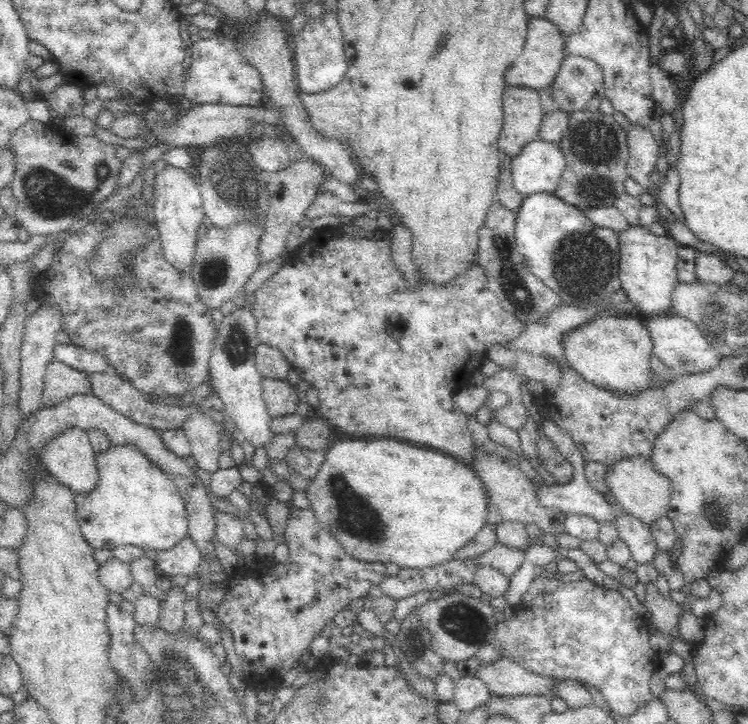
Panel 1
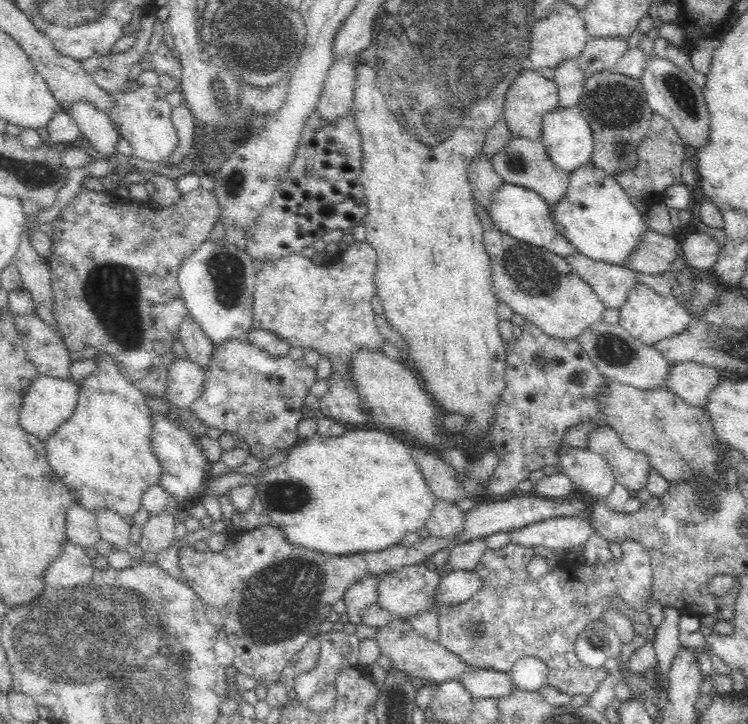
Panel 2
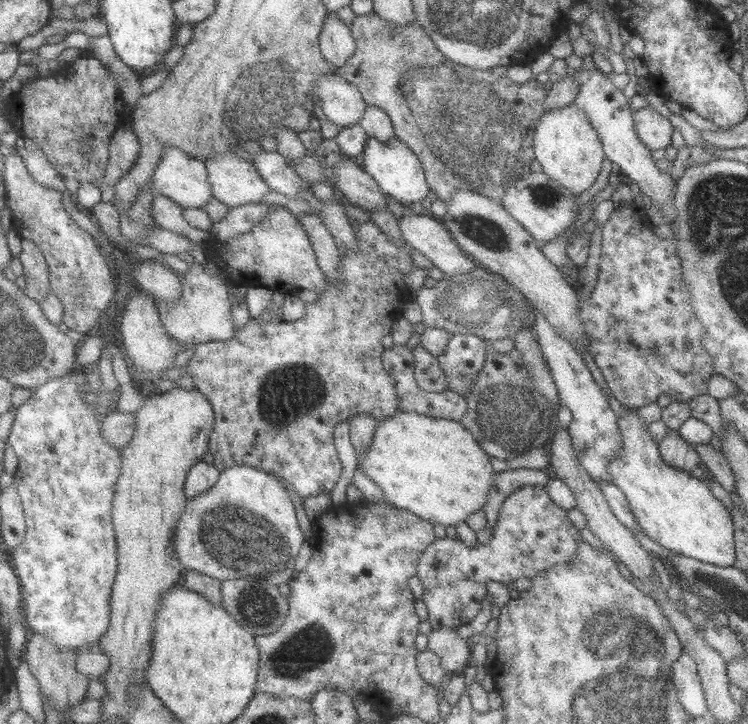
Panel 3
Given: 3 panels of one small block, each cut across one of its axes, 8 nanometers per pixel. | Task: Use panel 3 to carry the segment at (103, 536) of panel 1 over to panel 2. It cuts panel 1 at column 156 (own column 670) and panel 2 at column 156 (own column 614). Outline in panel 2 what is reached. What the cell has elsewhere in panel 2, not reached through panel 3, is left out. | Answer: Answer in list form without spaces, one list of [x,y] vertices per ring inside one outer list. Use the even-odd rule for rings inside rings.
[[[98,354],[92,359],[97,362],[97,369],[83,378],[82,384],[78,384],[78,405],[71,418],[62,422],[54,434],[42,442],[52,470],[67,486],[76,504],[92,513],[100,508],[110,508],[122,518],[132,518],[142,507],[142,494],[150,486],[156,486],[162,474],[162,467],[151,449],[153,412],[147,406],[146,396],[137,384],[126,378],[115,358],[109,354]]]

